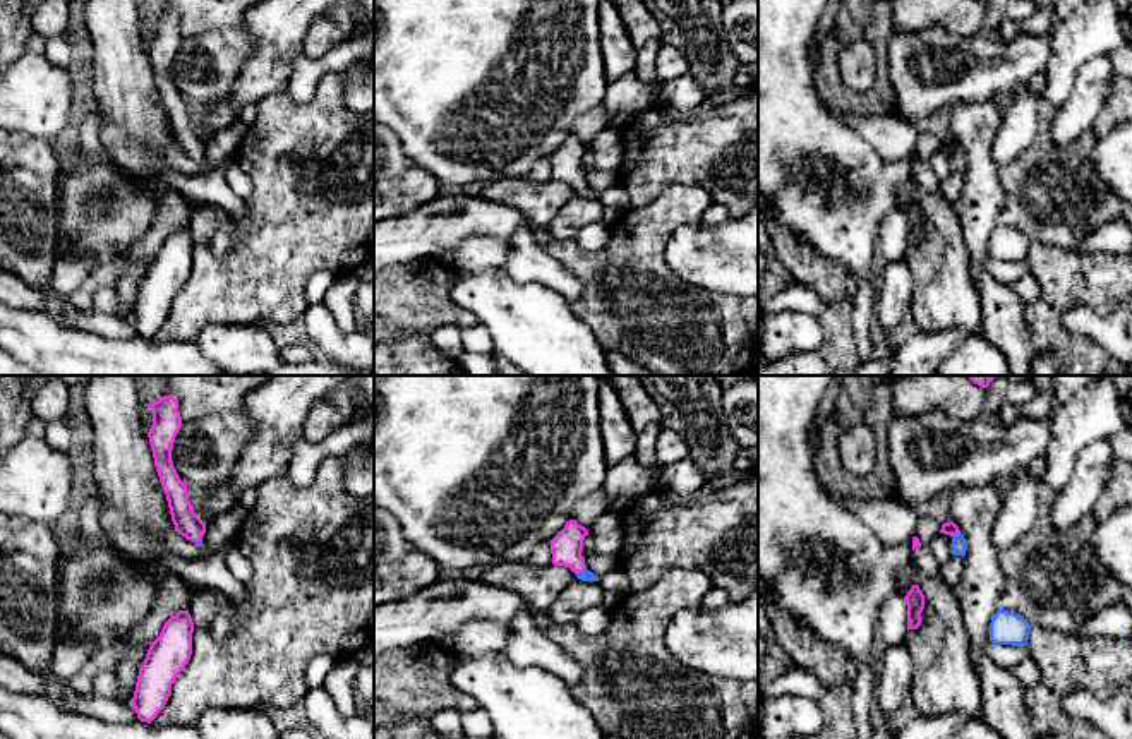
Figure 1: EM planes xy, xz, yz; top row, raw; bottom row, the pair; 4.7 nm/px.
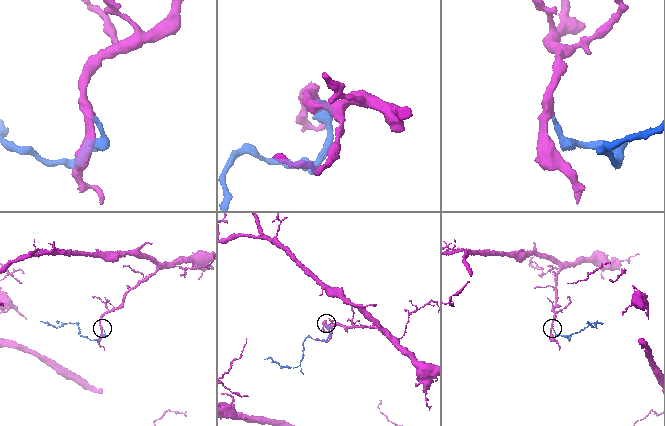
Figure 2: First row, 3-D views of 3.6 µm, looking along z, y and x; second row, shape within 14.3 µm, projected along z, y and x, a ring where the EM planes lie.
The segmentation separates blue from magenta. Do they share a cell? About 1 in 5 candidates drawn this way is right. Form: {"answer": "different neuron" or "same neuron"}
{"answer": "same neuron"}

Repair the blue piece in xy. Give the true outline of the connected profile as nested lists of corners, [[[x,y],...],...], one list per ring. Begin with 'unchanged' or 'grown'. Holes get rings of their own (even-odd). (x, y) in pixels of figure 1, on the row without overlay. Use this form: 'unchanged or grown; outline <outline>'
grown; outline [[[160,12],[160,15],[149,19],[149,22],[153,41],[148,53],[154,82],[166,110],[172,137],[182,153],[202,163],[206,139],[194,129],[187,101],[180,96],[172,77],[173,58],[182,43],[178,17],[173,12]]]

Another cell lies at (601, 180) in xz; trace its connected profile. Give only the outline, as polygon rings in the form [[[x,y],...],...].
[[[581,166],[585,175],[587,185],[592,187],[597,195],[602,195],[605,190],[621,185],[621,177],[614,171],[599,170],[599,168],[587,168]]]

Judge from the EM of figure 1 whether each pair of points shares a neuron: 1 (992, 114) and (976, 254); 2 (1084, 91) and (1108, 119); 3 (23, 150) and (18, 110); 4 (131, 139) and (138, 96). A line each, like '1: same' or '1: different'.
1: same
2: different
3: different
4: same

